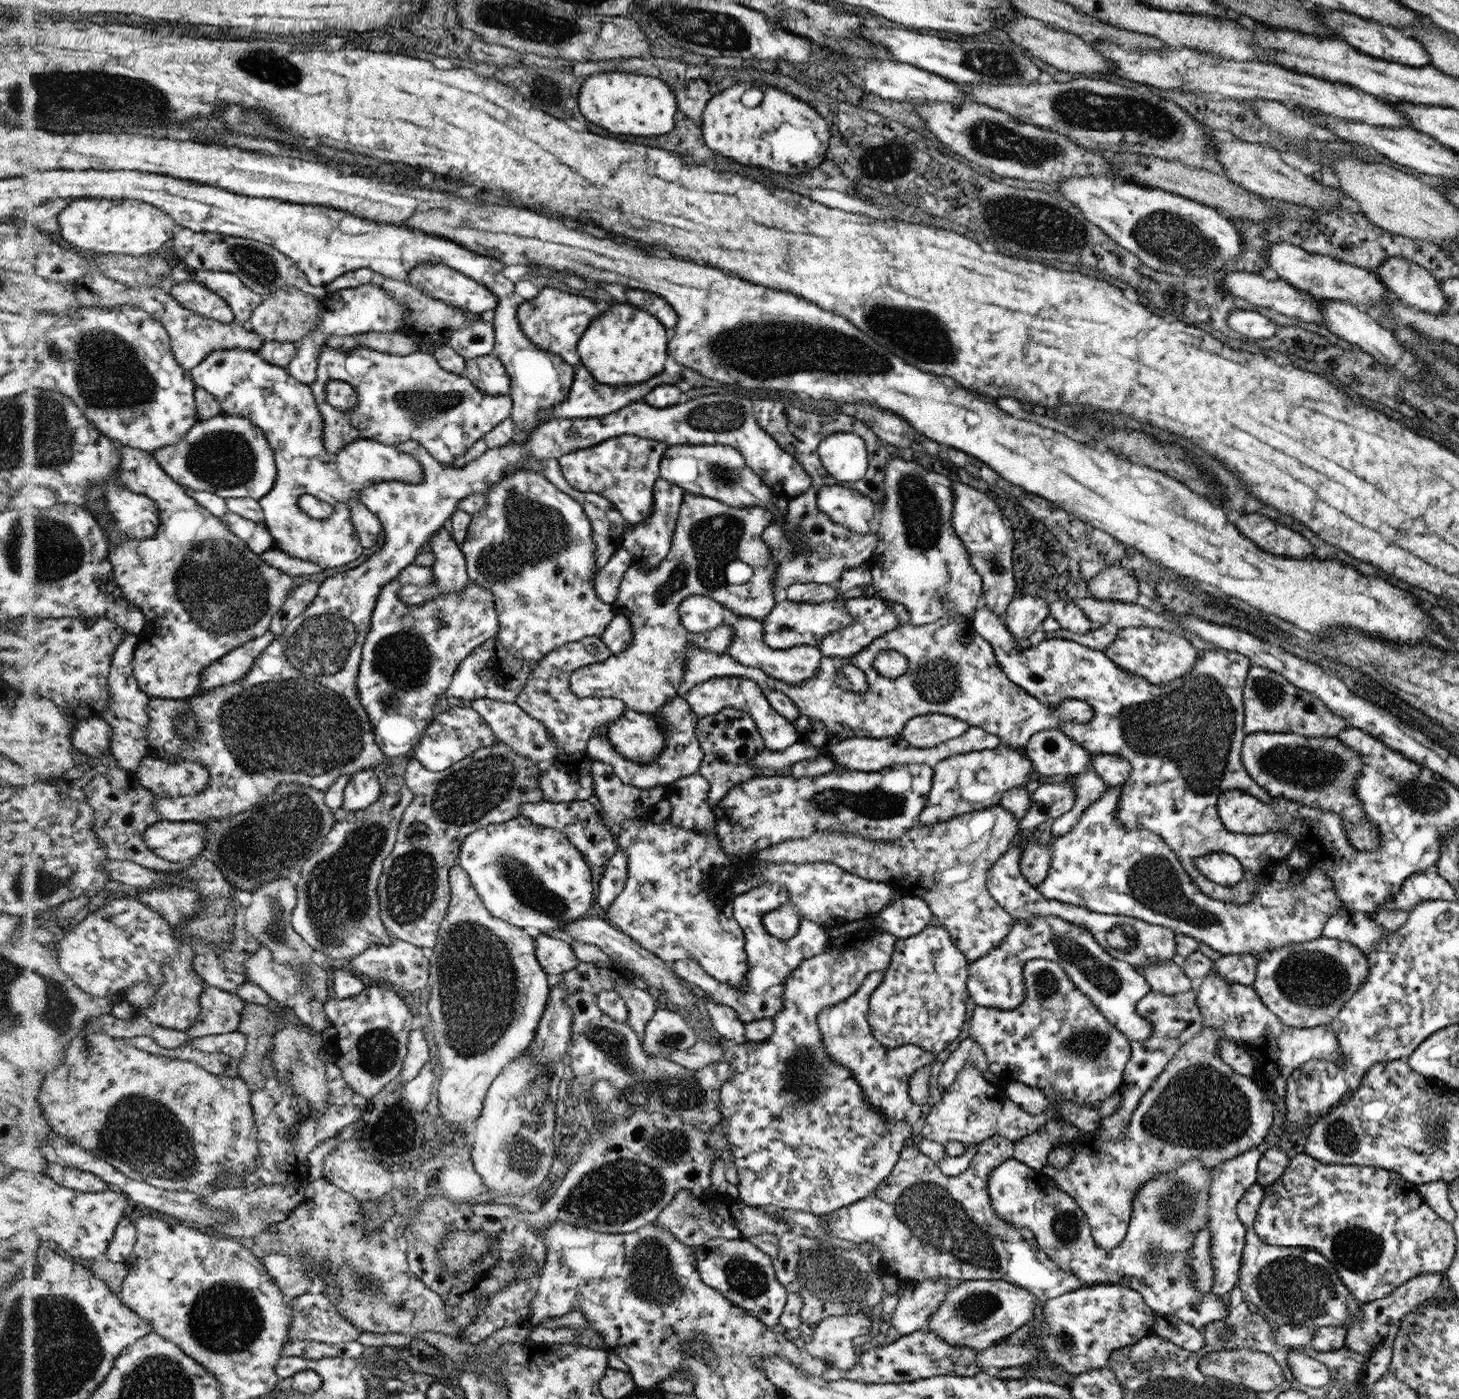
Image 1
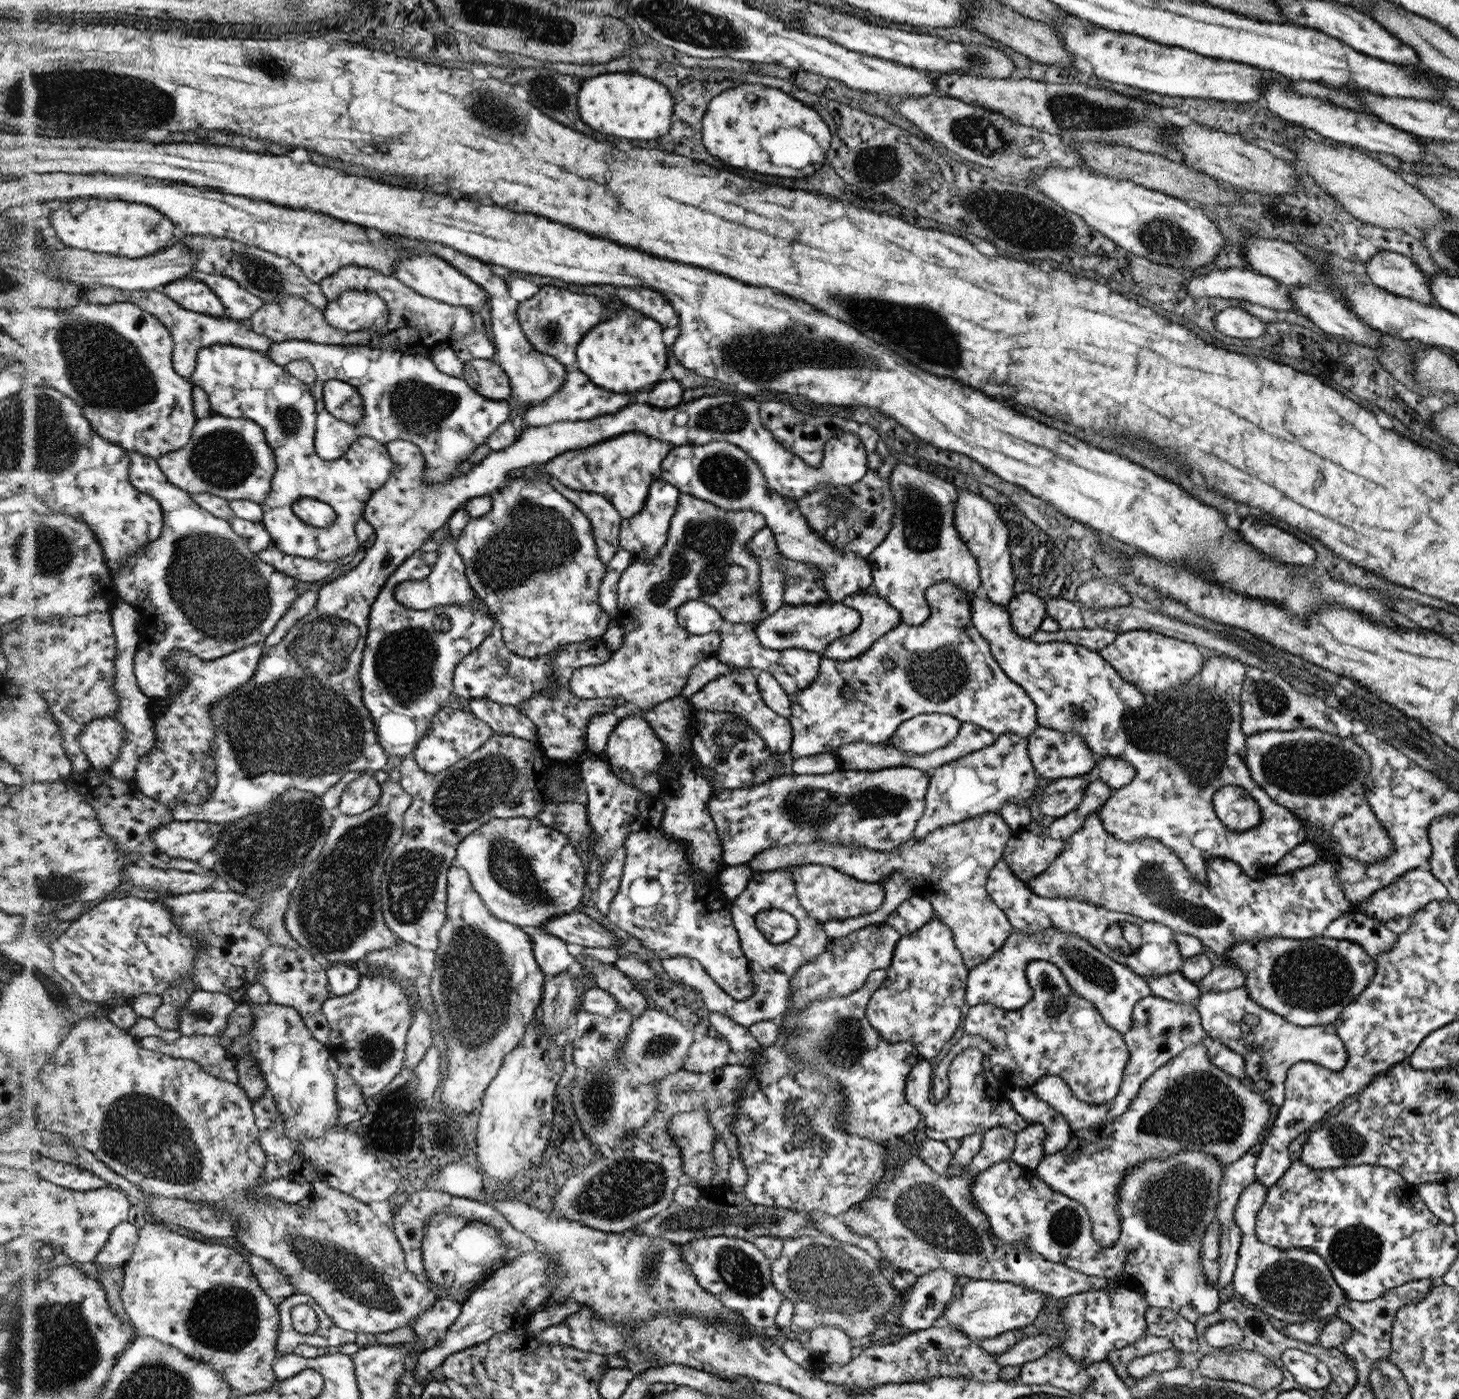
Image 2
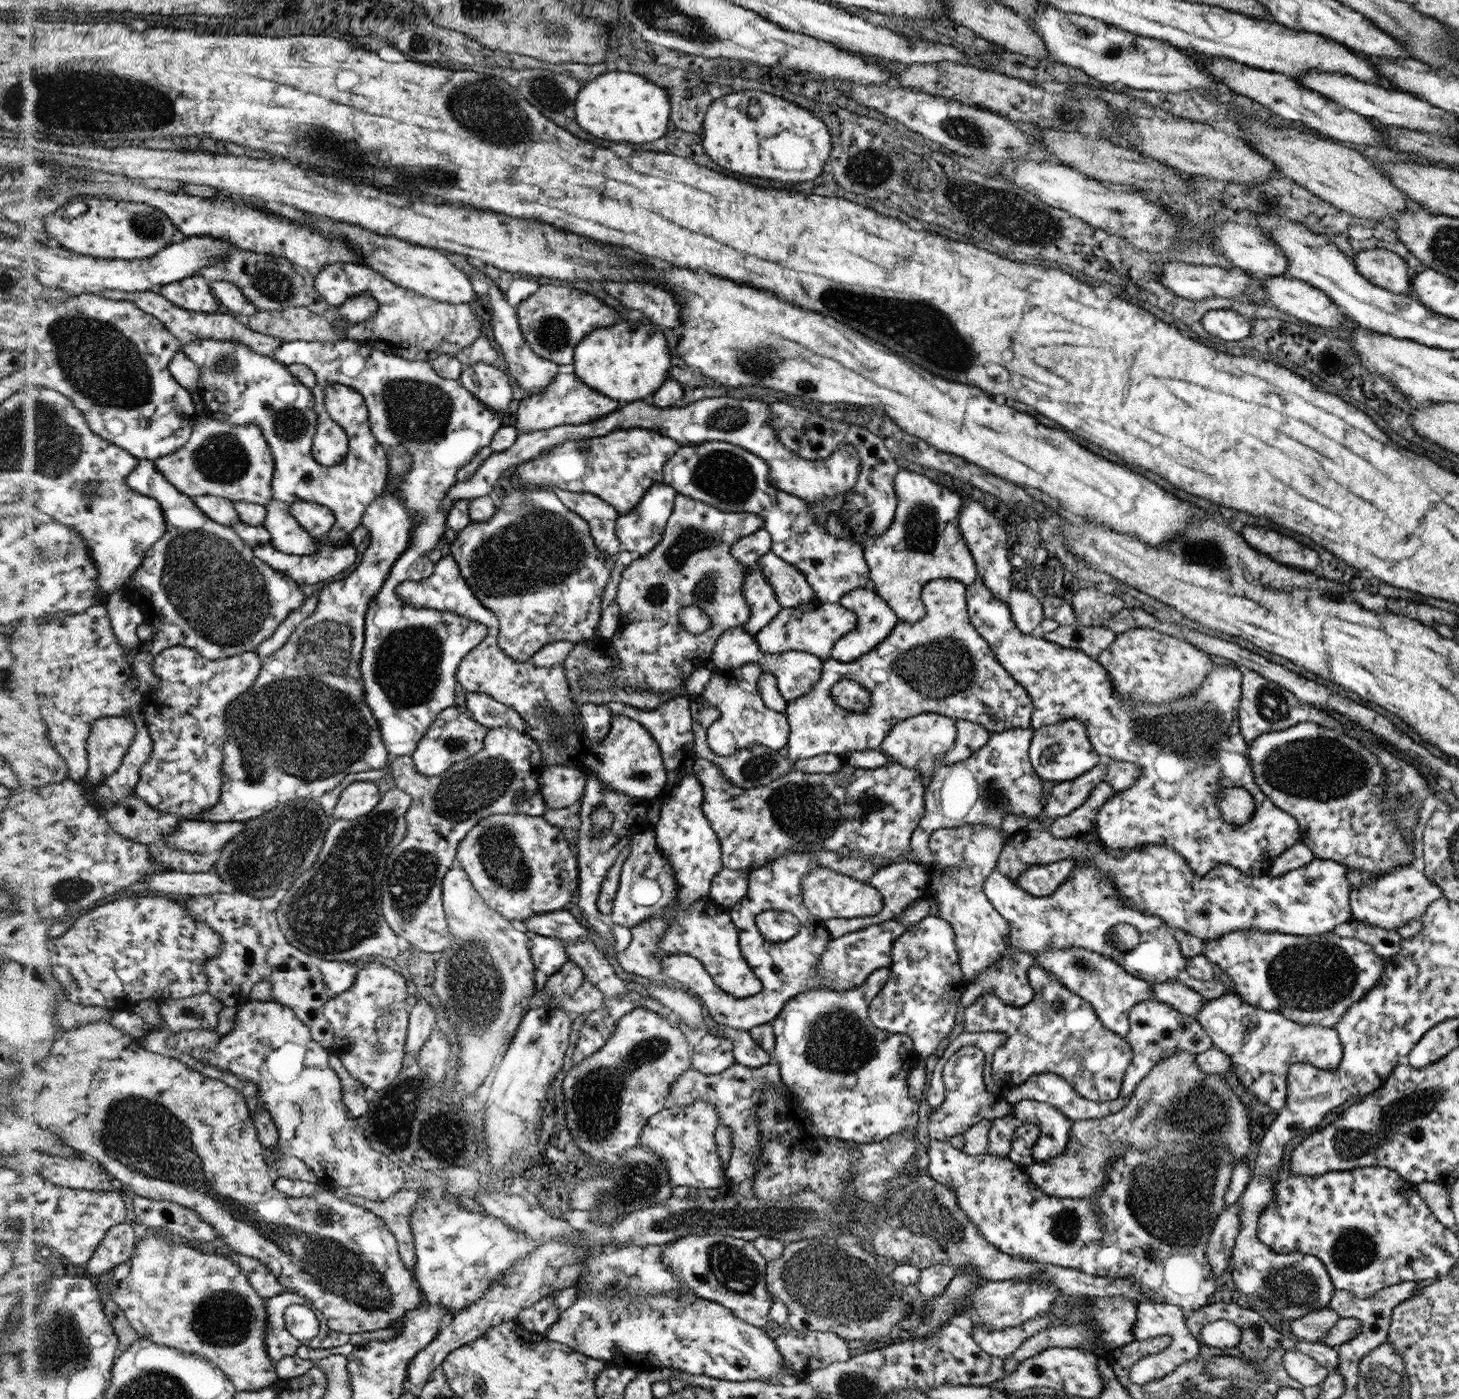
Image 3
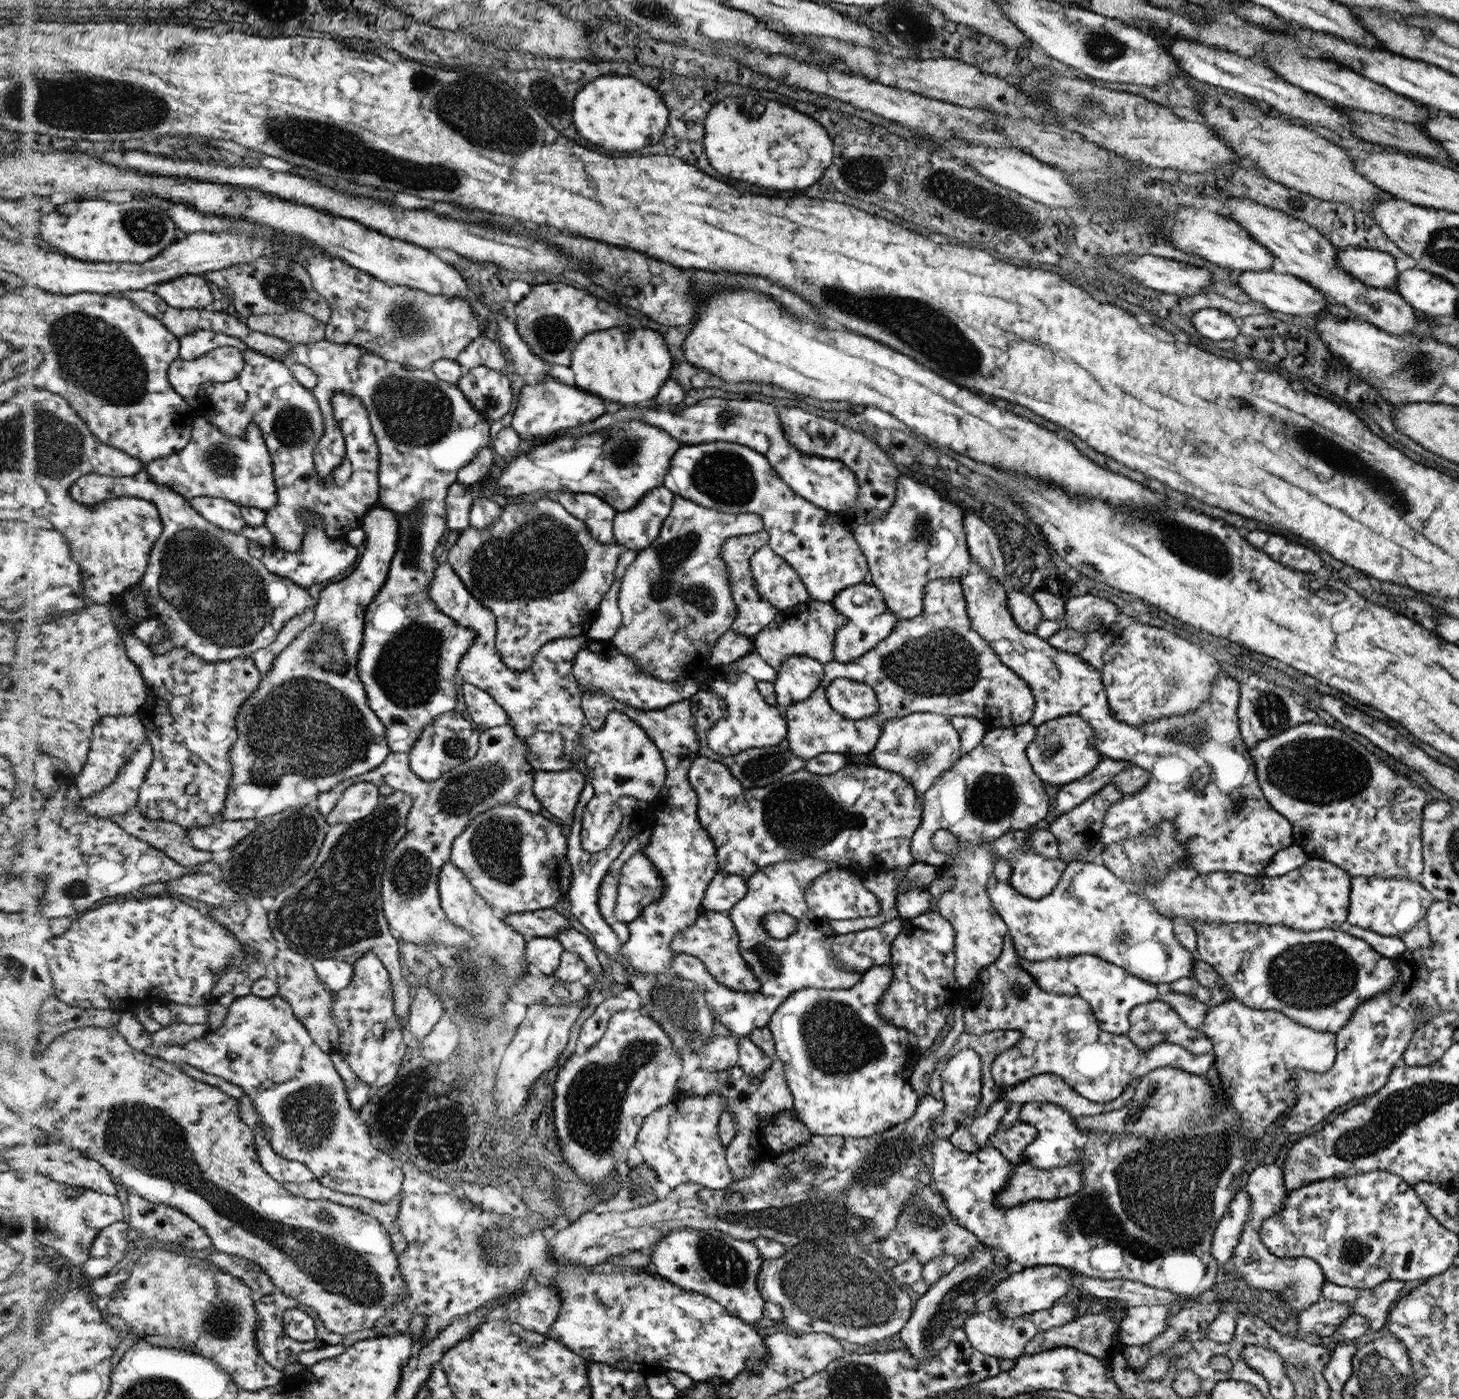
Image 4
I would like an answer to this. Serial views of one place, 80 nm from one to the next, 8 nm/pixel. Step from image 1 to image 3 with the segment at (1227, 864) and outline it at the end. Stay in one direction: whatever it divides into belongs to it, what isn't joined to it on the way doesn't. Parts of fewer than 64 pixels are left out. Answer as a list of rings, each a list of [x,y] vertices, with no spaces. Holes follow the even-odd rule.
[[[1097,825],[1088,832],[1081,834],[1079,838],[1084,843],[1095,843],[1100,848],[1100,856],[1097,859],[1064,858],[1045,866],[1029,866],[1027,871],[1015,879],[1027,893],[1034,897],[1051,895],[1055,889],[1066,882],[1071,872],[1079,870],[1081,866],[1091,866],[1101,870],[1116,888],[1119,899],[1130,907],[1137,907],[1141,912],[1158,916],[1171,930],[1181,930],[1199,937],[1203,942],[1218,939],[1218,936],[1237,929],[1255,929],[1256,931],[1280,932],[1288,935],[1309,936],[1329,932],[1334,926],[1349,919],[1350,916],[1350,884],[1346,879],[1345,867],[1332,862],[1313,857],[1313,860],[1296,870],[1283,873],[1281,876],[1271,877],[1247,876],[1238,869],[1229,865],[1217,865],[1203,876],[1195,874],[1186,864],[1184,858],[1179,856],[1174,849],[1165,845],[1141,844],[1132,848],[1108,848],[1102,844],[1098,836]]]

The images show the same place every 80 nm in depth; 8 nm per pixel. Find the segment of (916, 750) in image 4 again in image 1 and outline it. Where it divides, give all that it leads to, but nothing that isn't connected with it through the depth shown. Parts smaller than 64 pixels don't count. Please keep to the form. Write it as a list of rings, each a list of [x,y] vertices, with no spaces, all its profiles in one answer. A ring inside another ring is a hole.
[[[928,714],[910,718],[899,739],[924,750],[964,735],[969,727],[967,722],[951,716]]]

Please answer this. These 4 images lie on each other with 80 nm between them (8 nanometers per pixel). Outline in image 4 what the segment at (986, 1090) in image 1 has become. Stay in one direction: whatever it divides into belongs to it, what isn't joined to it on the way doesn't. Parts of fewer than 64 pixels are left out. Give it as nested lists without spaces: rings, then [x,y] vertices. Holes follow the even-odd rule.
[[[963,1049],[957,1055],[952,1056],[943,1068],[941,1082],[942,1082],[942,1101],[945,1102],[943,1106],[943,1113],[938,1118],[936,1124],[935,1134],[937,1139],[947,1139],[952,1132],[957,1129],[962,1122],[969,1124],[965,1118],[969,1118],[975,1110],[975,1117],[977,1117],[977,1102],[979,1102],[979,1068],[982,1066],[982,1061],[979,1060],[978,1053],[974,1050]]]

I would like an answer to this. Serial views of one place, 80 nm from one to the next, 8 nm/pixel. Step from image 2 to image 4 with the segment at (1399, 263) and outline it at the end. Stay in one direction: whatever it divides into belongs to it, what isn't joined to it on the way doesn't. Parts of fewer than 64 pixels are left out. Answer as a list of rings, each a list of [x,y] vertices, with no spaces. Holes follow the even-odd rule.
[[[1347,247],[1337,249],[1335,261],[1344,272],[1370,288],[1394,290],[1396,276],[1395,259],[1377,250]]]

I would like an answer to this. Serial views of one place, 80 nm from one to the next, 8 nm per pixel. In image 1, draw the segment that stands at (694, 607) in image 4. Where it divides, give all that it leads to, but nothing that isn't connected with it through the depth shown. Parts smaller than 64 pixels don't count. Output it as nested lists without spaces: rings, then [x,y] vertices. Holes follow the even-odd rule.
[[[687,493],[687,500],[682,501],[675,548],[670,548],[655,570],[635,568],[631,563],[619,583],[618,597],[610,605],[614,615],[625,616],[631,622],[630,646],[619,654],[611,654],[603,663],[573,672],[569,687],[579,697],[611,697],[622,700],[627,709],[653,714],[676,695],[683,680],[683,655],[688,644],[724,653],[733,637],[728,627],[693,633],[680,624],[678,606],[687,597],[709,597],[743,617],[761,619],[771,612],[775,604],[772,578],[776,575],[776,562],[771,560],[769,549],[759,536],[777,515],[787,514],[789,498],[776,495],[774,508],[729,507],[695,493]],[[730,560],[745,561],[751,567],[749,582],[738,585],[725,582],[723,570]]]

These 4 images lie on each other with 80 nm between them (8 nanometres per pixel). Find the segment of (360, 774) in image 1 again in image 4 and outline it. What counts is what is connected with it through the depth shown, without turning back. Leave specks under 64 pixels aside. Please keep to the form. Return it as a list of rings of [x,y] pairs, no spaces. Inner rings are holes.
[[[369,782],[354,783],[343,791],[335,806],[329,811],[325,819],[327,824],[349,824],[355,820],[370,815],[379,804],[377,786]]]

